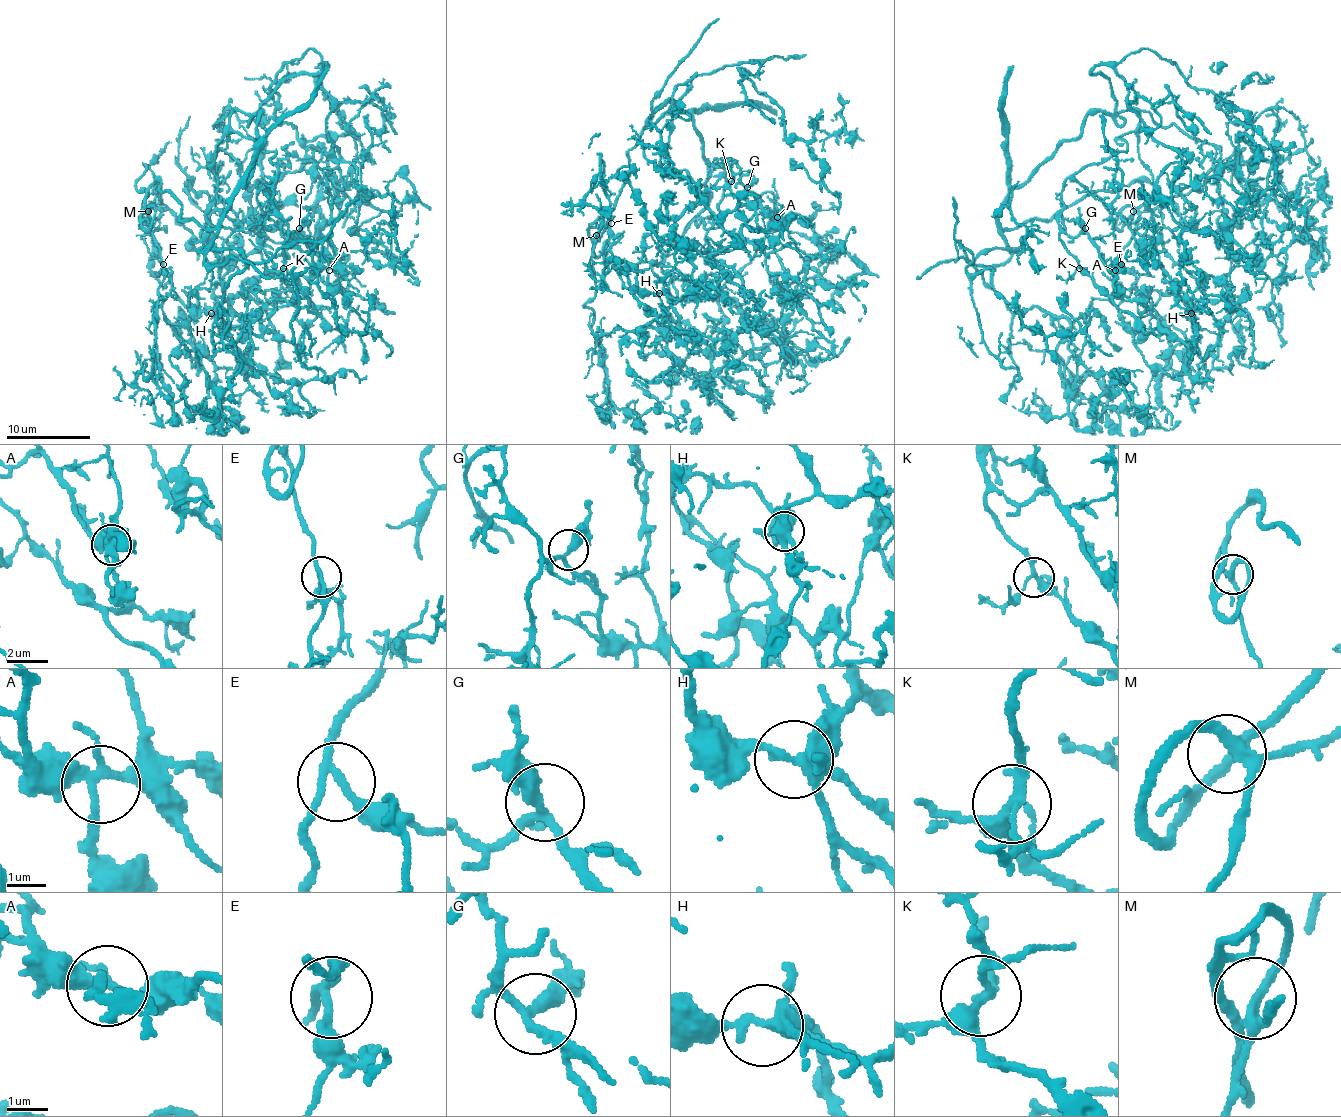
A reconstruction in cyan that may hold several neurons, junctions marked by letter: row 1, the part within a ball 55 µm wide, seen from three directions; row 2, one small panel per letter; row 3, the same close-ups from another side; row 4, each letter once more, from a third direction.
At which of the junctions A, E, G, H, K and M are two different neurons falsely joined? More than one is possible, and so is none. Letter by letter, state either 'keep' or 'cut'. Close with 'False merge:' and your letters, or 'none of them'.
A: keep
E: keep
G: keep
H: keep
K: keep
M: keep
False merge: none of them

